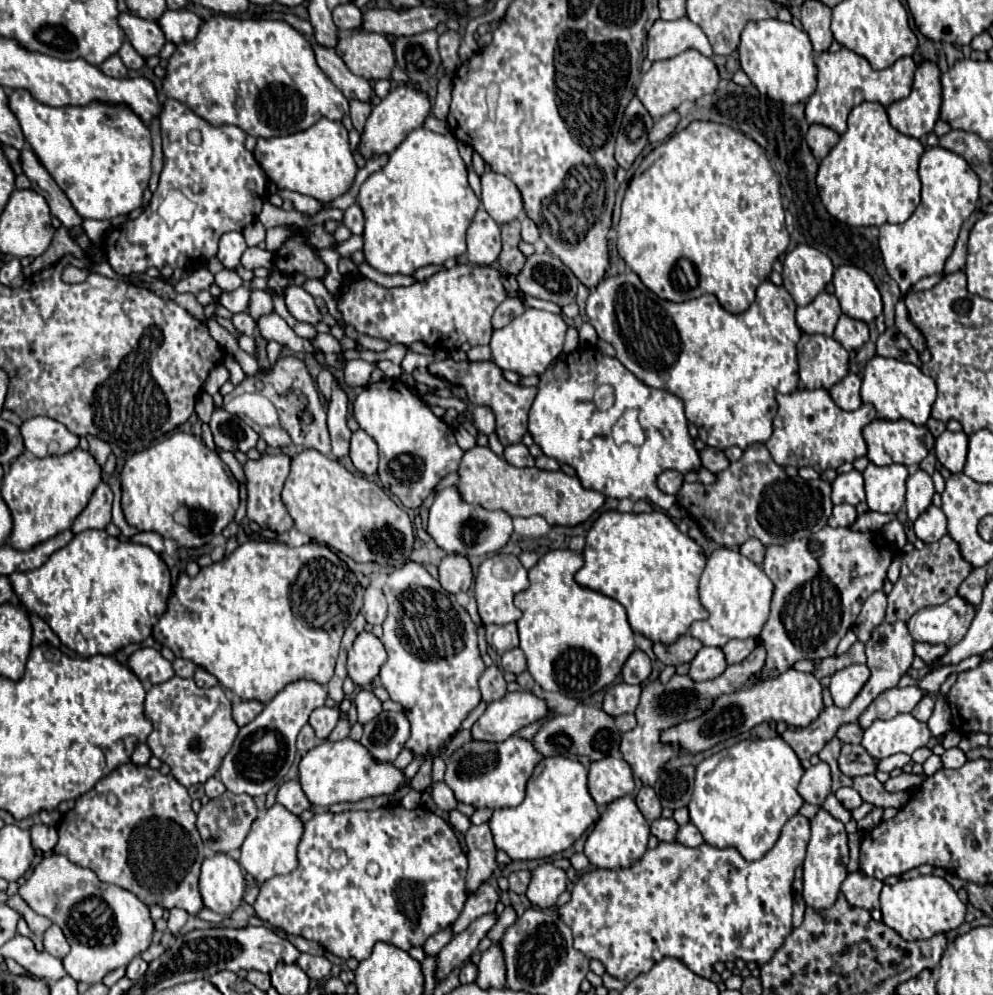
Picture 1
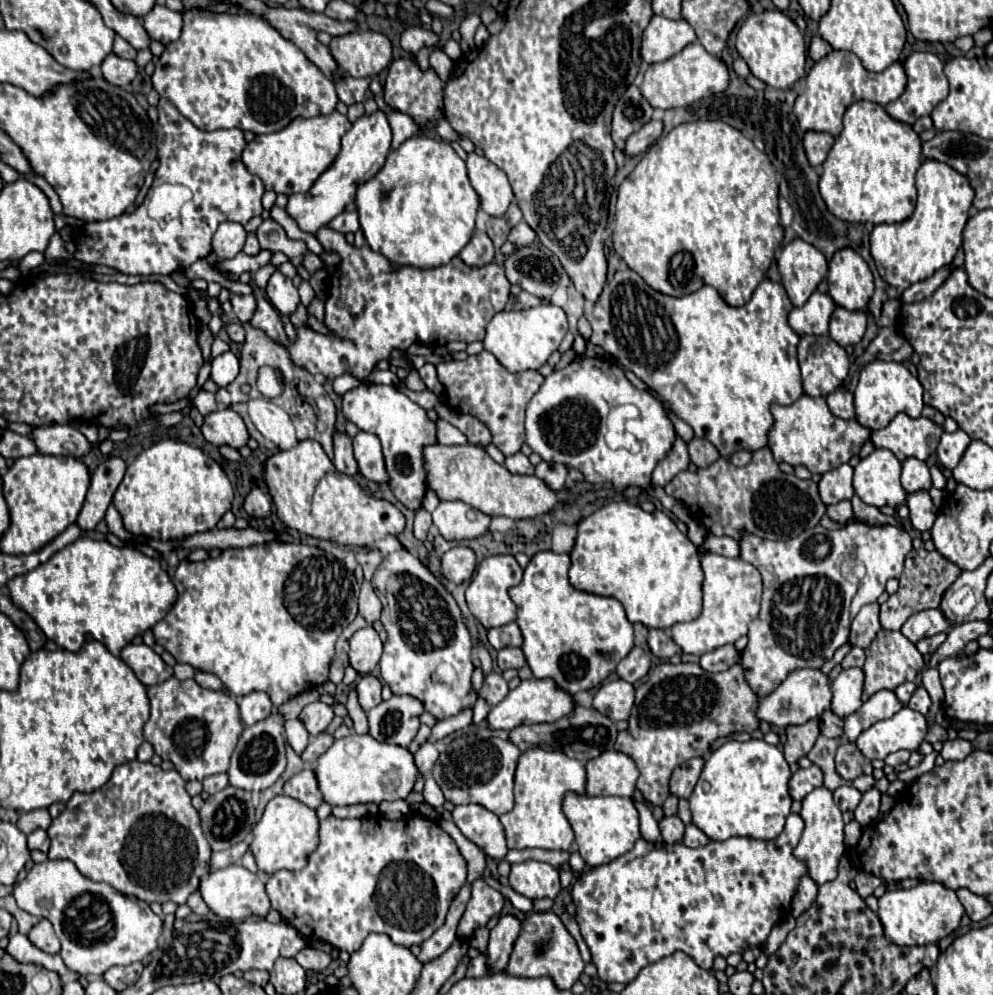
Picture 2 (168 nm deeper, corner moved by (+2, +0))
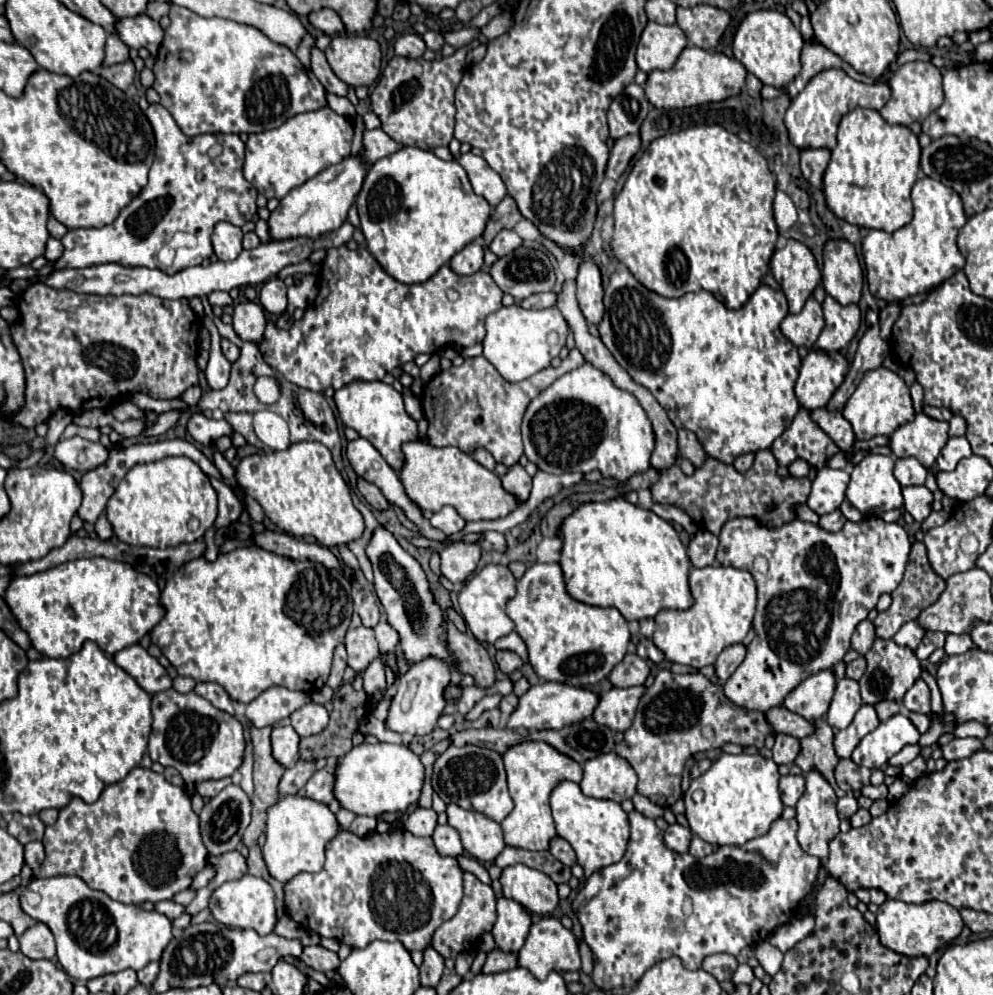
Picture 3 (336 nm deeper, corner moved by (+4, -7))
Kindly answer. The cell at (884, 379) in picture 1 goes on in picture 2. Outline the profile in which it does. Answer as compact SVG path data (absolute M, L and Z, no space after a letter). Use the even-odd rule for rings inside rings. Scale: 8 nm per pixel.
M893 361L867 363L859 375L859 383L853 397L855 397L857 423L869 427L871 431L887 427L893 421L893 417L901 411L905 411L909 417L921 417L921 409L923 409L923 387L919 379L913 377L901 363L893 363Z

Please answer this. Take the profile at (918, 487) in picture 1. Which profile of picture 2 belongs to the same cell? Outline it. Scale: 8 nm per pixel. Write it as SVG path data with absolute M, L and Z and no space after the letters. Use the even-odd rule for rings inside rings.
M909 457L903 461L903 473L901 473L901 485L907 493L931 489L931 475L923 461Z

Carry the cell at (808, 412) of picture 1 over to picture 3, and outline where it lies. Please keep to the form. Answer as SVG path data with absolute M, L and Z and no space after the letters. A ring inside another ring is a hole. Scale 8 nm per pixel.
M799 408L791 426L787 426L787 430L773 442L771 452L779 466L791 466L795 460L805 460L819 470L839 452L839 446L815 426L807 408Z

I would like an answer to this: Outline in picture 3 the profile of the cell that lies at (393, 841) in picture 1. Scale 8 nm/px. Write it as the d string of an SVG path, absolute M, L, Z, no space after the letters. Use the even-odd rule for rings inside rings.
M339 830L339 834L327 844L327 862L321 870L315 874L297 874L285 884L285 902L289 916L305 930L315 932L321 938L335 938L339 944L347 944L349 948L365 948L373 940L399 940L409 952L425 950L433 938L433 932L445 920L455 916L461 896L463 870L459 868L457 858L441 856L433 844L433 838L417 838L407 830L389 830L385 834L375 832L367 838L359 838L349 830Z

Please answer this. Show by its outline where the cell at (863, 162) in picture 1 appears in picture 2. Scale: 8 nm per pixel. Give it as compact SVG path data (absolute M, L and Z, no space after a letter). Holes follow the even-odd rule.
M855 101L843 117L843 131L835 139L819 179L827 209L851 223L901 223L917 201L915 173L921 165L921 139L911 125L887 115L879 103Z

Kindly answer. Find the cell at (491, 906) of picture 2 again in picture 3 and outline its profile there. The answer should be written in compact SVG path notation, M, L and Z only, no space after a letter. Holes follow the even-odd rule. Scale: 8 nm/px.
M467 872L465 874L465 894L463 894L463 900L459 904L459 910L451 920L443 922L435 930L431 946L439 954L443 954L445 958L457 958L457 954L461 954L461 952L471 952L471 950L477 948L479 938L485 932L491 932L491 928L495 924L495 918L497 918L497 910L495 910L495 894L493 894L491 886L479 882L477 876Z

